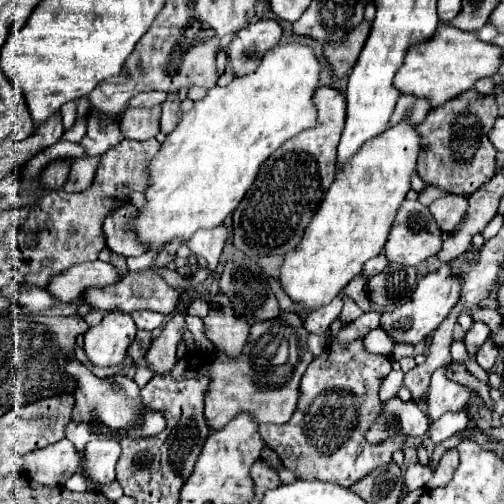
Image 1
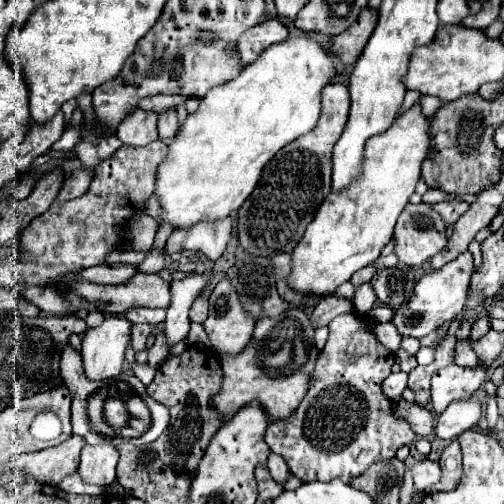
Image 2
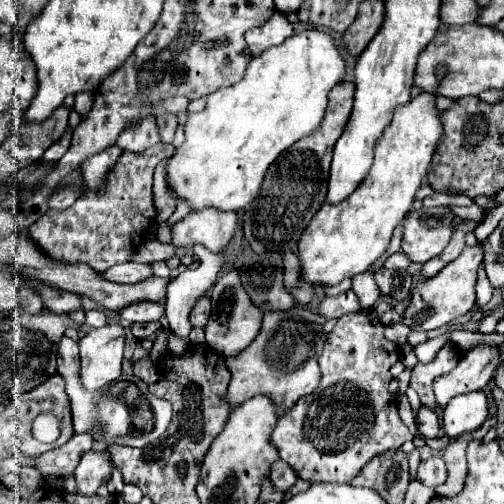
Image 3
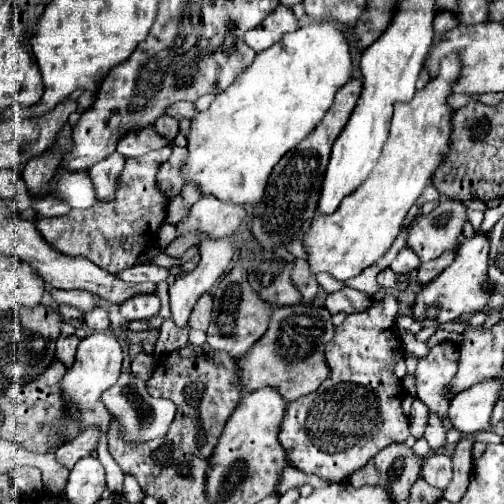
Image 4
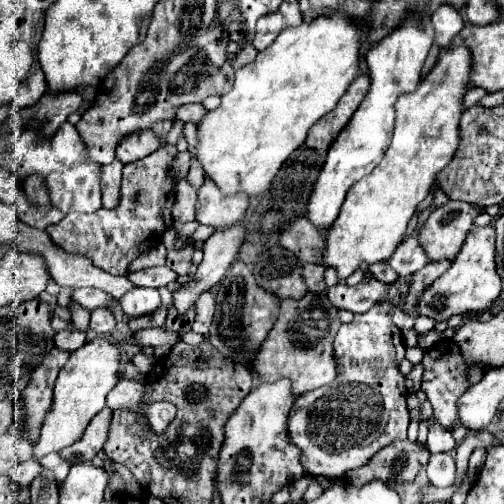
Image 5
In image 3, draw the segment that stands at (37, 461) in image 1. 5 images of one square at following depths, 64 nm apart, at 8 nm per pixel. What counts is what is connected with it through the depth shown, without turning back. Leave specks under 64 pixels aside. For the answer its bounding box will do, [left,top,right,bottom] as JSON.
[38,432,94,476]

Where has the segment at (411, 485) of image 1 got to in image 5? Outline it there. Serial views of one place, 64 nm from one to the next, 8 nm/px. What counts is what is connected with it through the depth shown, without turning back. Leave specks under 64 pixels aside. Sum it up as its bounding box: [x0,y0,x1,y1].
[428,454,456,488]

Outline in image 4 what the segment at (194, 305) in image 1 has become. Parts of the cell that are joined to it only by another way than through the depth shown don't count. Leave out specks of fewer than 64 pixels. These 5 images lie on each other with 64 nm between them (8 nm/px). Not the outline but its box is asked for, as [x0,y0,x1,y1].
[190,294,212,330]

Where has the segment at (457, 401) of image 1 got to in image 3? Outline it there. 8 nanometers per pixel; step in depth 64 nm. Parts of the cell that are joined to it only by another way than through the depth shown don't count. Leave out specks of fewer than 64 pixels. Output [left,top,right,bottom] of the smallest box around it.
[434,344,502,408]

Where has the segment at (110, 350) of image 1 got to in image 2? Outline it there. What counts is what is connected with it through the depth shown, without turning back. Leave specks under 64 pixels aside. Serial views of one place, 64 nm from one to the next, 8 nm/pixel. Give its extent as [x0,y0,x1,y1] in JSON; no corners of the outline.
[82,316,130,382]

